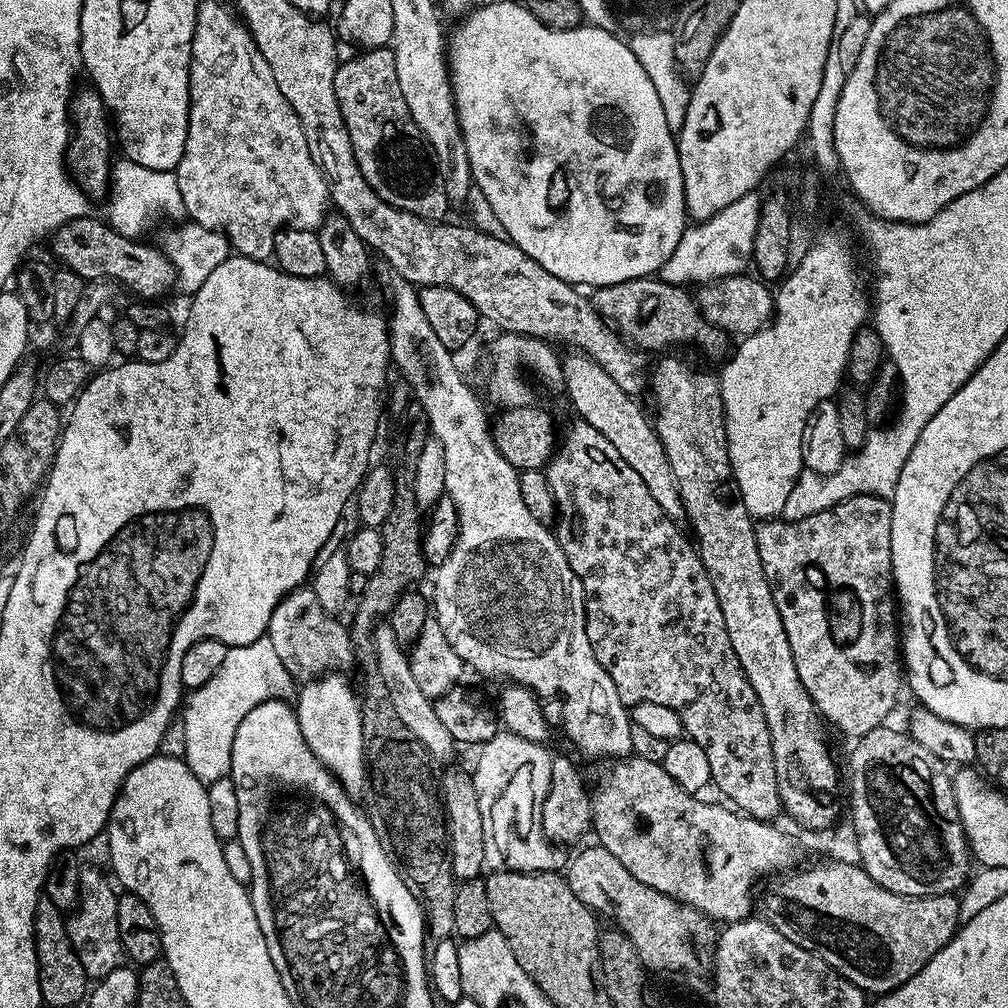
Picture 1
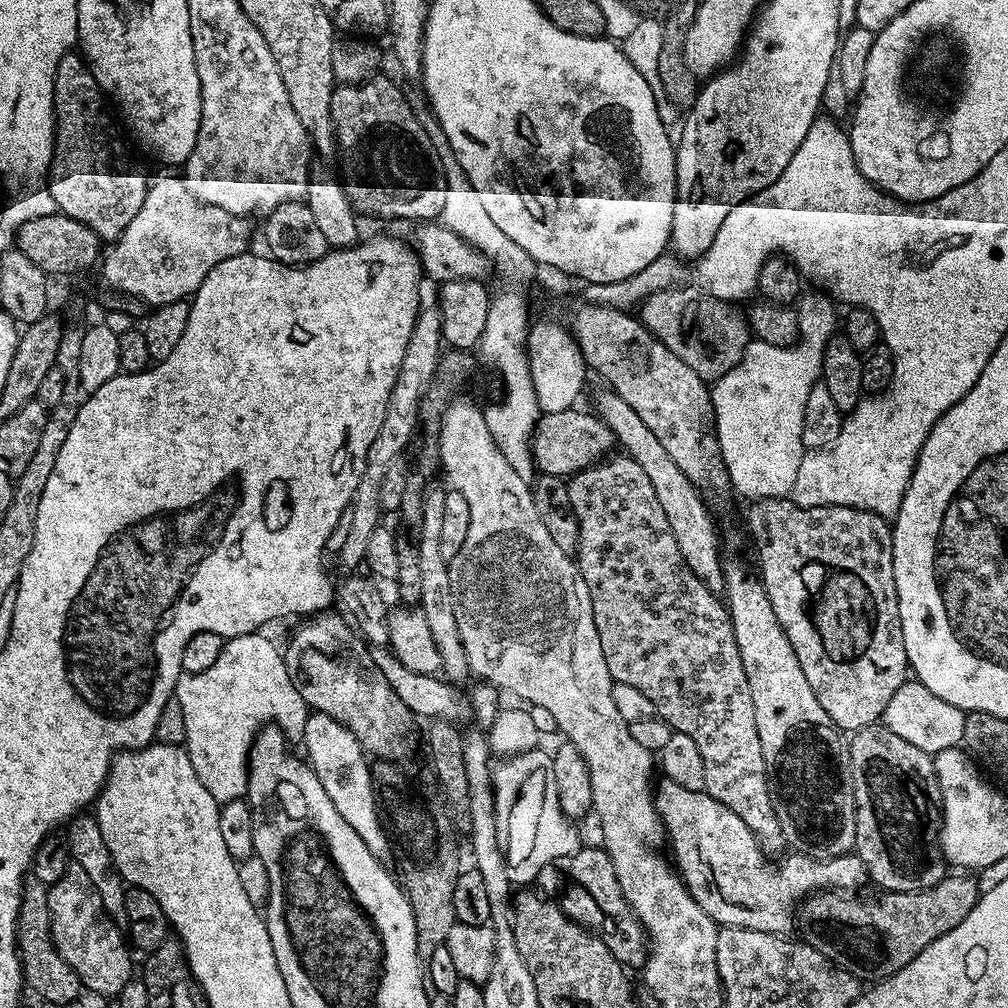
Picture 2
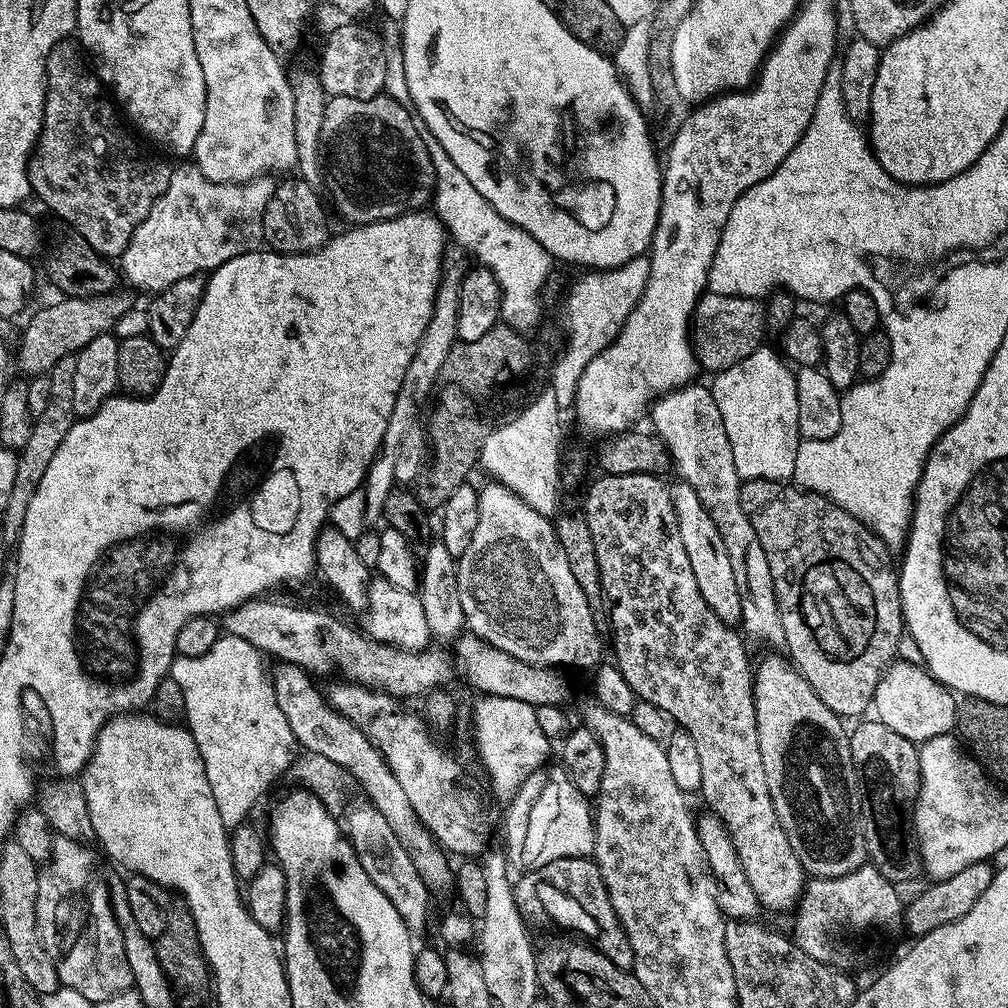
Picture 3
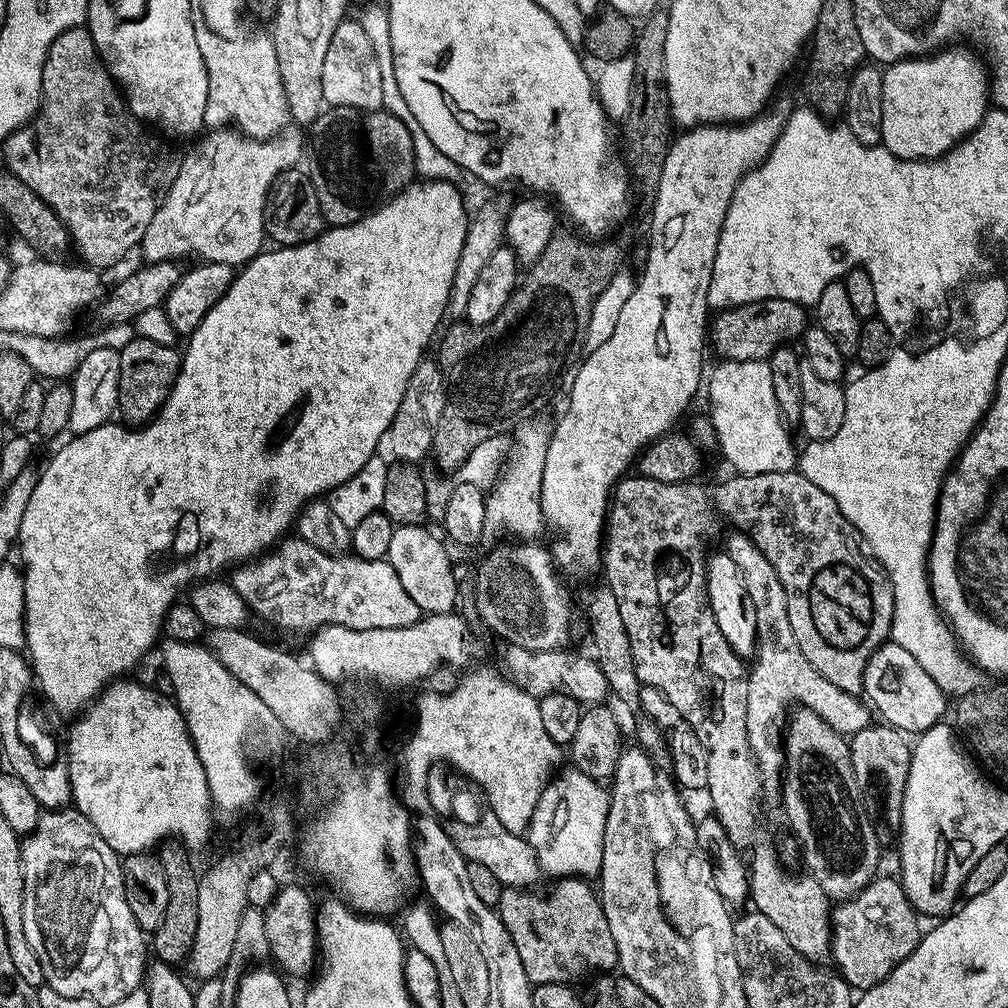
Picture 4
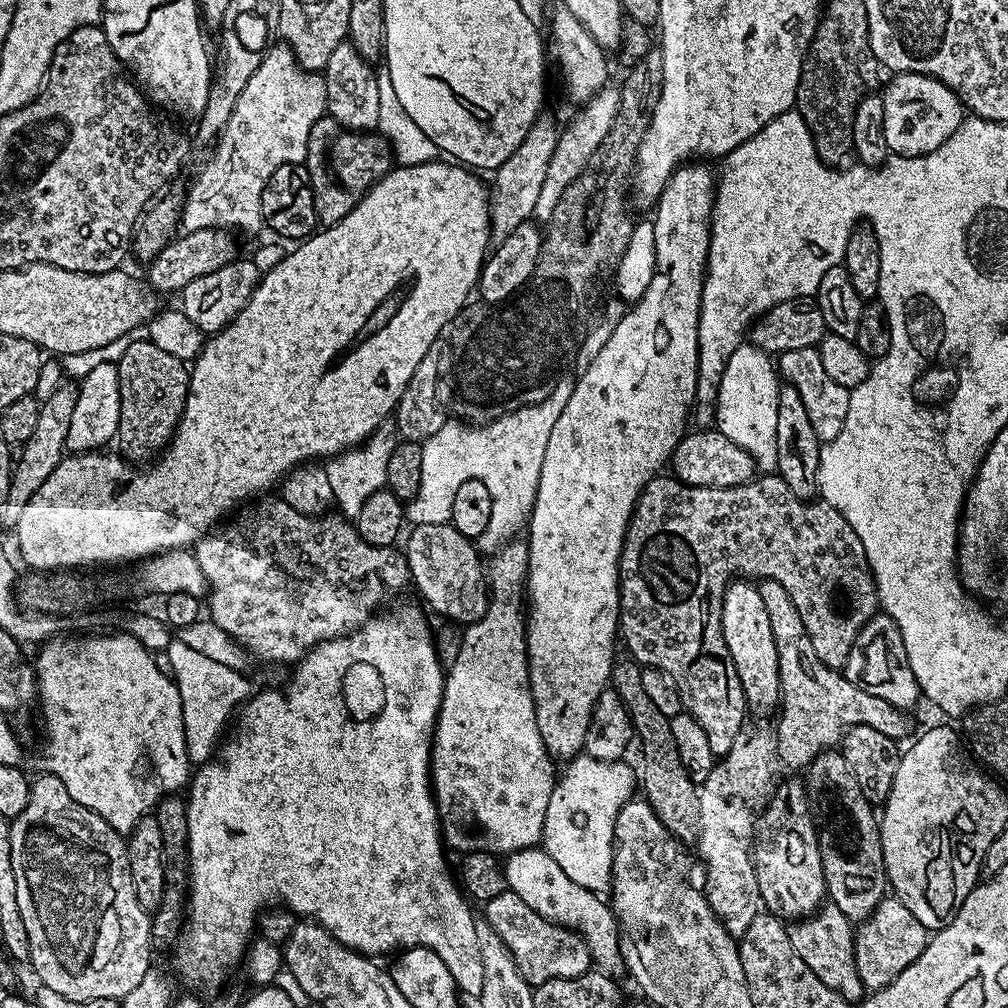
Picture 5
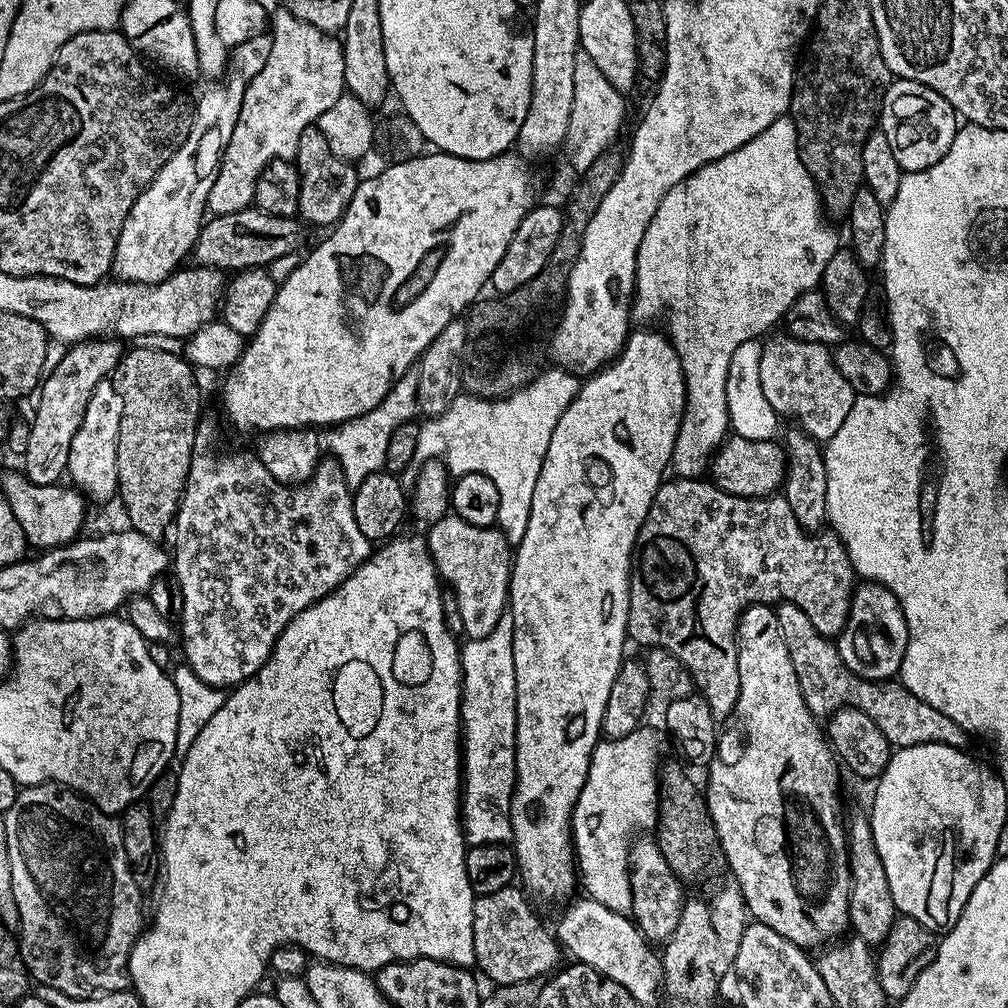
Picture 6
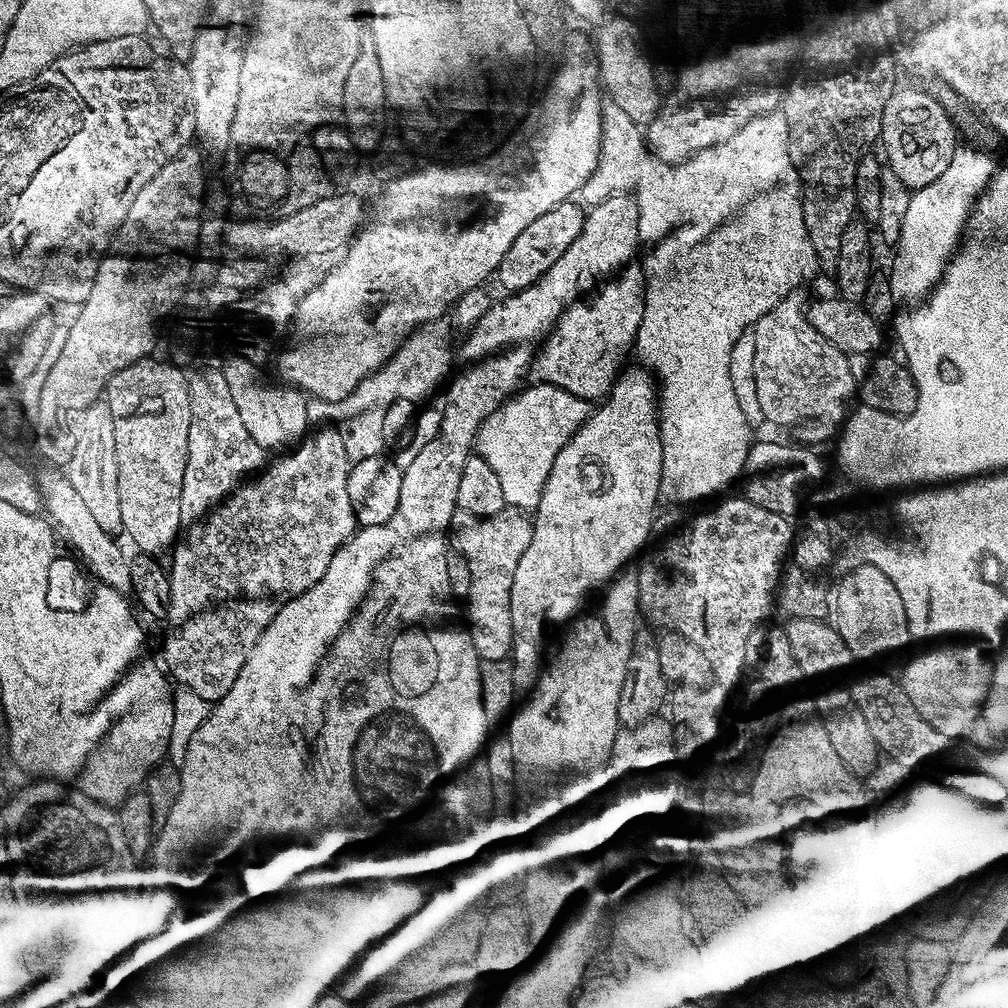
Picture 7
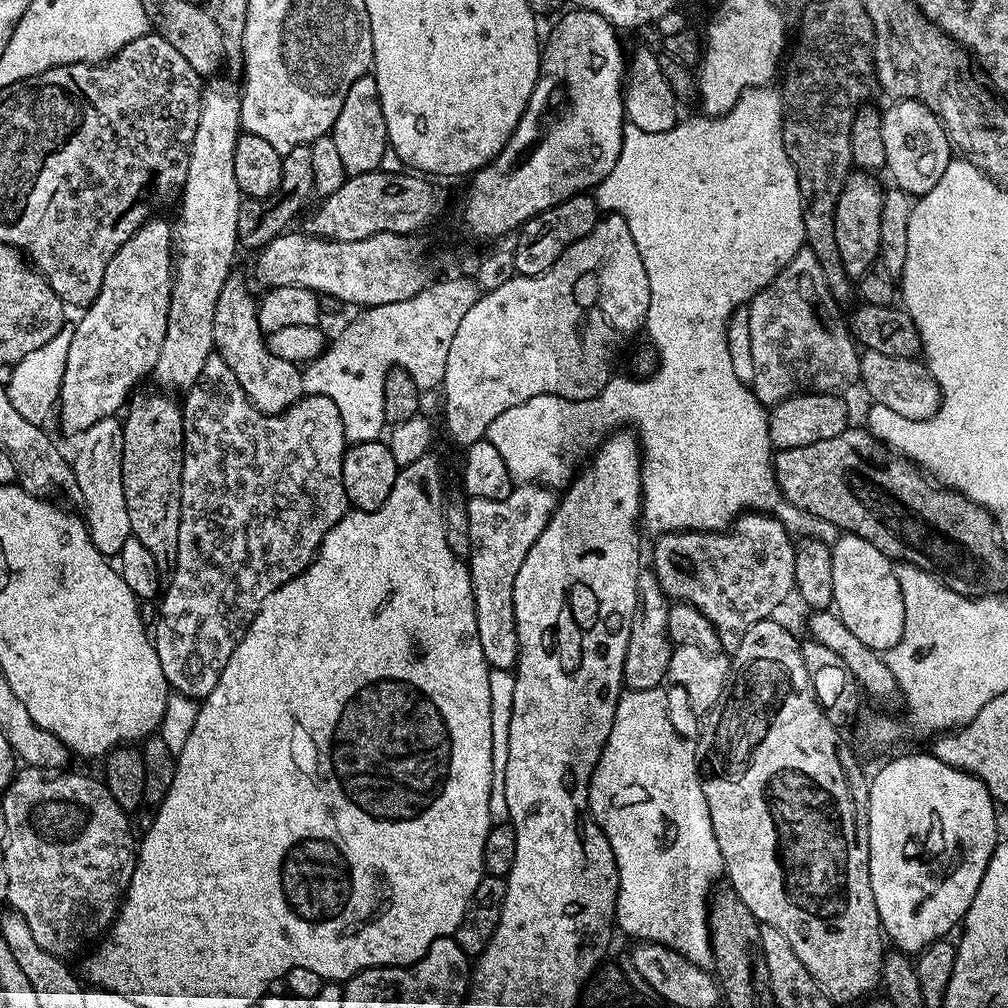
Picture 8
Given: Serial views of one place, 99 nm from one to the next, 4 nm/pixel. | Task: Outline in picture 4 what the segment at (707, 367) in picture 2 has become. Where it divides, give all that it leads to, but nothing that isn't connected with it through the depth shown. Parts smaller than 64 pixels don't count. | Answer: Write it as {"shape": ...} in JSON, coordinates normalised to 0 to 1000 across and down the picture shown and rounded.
{"shape":[[[760,297],[748,301],[740,301],[734,305],[715,307],[704,319],[704,341],[713,350],[715,356],[726,358],[752,358],[761,357],[767,347],[777,344],[786,336],[793,336],[802,324],[799,305],[784,300],[783,297]]]}

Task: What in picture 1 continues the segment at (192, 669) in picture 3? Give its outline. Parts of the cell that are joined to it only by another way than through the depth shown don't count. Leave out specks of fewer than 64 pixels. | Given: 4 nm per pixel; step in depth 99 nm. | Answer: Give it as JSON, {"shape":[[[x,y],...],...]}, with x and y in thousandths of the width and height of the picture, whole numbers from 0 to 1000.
{"shape":[[[265,629],[258,631],[252,637],[244,641],[229,641],[224,649],[224,654],[220,656],[220,661],[216,661],[212,673],[204,677],[204,681],[196,681],[186,688],[181,698],[181,710],[183,706],[183,746],[181,752],[188,760],[190,767],[195,770],[203,780],[215,776],[216,773],[225,771],[230,765],[230,745],[232,744],[232,728],[236,728],[236,720],[240,720],[240,712],[265,694],[287,693],[290,687],[292,674],[280,661],[279,654],[276,653],[275,646],[272,645],[271,638]]]}

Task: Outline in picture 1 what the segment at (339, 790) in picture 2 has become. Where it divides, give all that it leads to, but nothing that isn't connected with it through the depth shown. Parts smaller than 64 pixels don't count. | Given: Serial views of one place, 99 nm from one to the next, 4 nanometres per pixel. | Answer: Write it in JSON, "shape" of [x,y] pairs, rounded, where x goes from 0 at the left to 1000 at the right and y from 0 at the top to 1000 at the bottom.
{"shape":[[[325,667],[314,674],[305,676],[299,683],[301,683],[296,696],[293,697],[294,703],[294,711],[296,712],[297,724],[300,730],[304,734],[304,738],[308,740],[309,746],[321,758],[324,760],[325,763],[328,764],[329,769],[332,770],[333,774],[337,776],[340,780],[341,785],[348,789],[353,790],[354,787],[359,783],[362,783],[363,775],[364,775],[364,758],[361,754],[361,729],[359,728],[359,712],[358,712],[358,700],[357,695],[358,693],[353,690],[350,685],[345,681],[344,675],[340,672],[341,669],[337,667]]]}

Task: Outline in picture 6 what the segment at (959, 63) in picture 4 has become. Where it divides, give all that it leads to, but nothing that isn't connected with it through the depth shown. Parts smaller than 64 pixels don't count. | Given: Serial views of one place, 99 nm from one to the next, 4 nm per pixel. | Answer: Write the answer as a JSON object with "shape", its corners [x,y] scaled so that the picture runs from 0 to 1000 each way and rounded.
{"shape":[[[886,78],[877,91],[877,100],[873,102],[871,127],[879,133],[883,140],[883,149],[887,149],[887,157],[891,157],[891,165],[897,171],[910,171],[927,165],[942,149],[942,141],[946,141],[946,133],[950,126],[947,109],[935,93],[923,89],[923,85],[912,83],[909,79]]]}

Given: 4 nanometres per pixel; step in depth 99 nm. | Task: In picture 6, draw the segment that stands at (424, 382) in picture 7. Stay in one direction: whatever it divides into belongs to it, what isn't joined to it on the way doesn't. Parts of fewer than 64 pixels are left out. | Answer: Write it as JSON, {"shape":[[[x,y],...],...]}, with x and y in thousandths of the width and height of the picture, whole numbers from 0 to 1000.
{"shape":[[[412,372],[400,373],[392,383],[363,411],[359,411],[350,417],[344,417],[338,421],[326,424],[325,437],[323,433],[323,444],[327,447],[328,455],[335,458],[335,462],[341,471],[346,485],[351,486],[359,478],[372,468],[378,467],[383,458],[383,445],[387,443],[387,431],[395,427],[395,423],[404,421],[414,412],[413,399],[413,376]]]}

